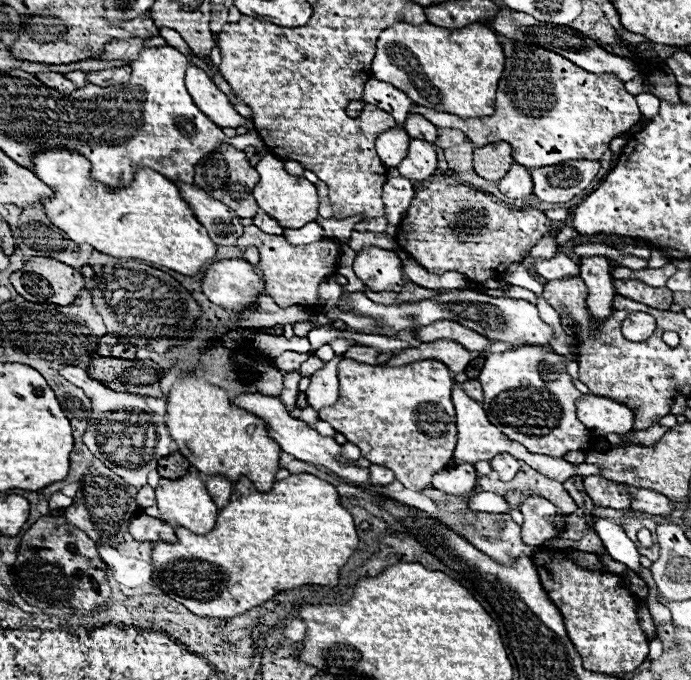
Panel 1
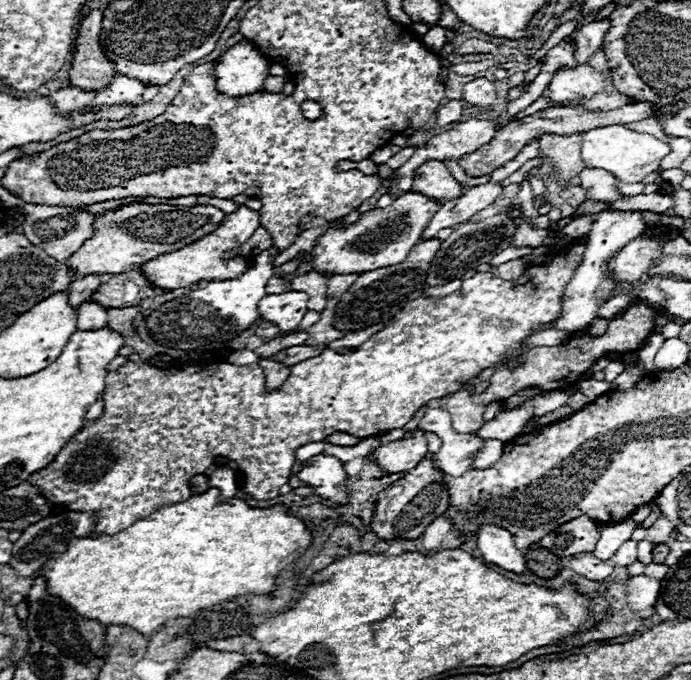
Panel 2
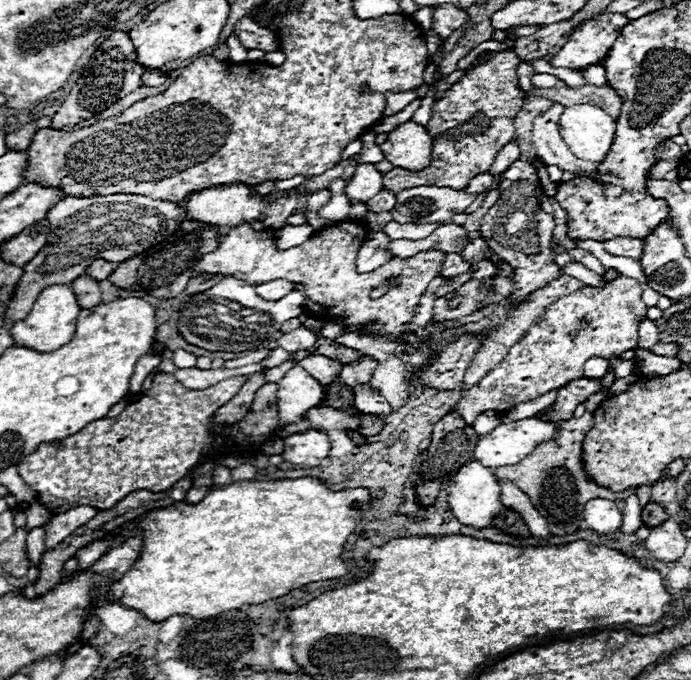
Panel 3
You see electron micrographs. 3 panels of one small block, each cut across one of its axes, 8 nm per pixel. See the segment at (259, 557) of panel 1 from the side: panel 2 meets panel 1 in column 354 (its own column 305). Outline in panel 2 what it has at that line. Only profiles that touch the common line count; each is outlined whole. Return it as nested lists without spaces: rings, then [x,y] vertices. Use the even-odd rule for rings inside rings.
[[[210,488],[204,494],[196,494],[190,496],[186,502],[174,504],[174,506],[160,506],[156,512],[152,512],[148,518],[142,518],[138,522],[134,522],[132,526],[128,526],[126,530],[114,534],[114,536],[106,536],[106,534],[94,534],[94,536],[86,536],[86,538],[74,538],[68,542],[66,552],[62,554],[54,554],[50,556],[50,560],[38,570],[38,576],[46,578],[46,592],[50,596],[58,596],[62,598],[66,604],[70,604],[80,616],[88,618],[88,620],[98,620],[104,626],[110,624],[118,624],[118,626],[130,626],[140,634],[152,634],[158,626],[162,626],[168,618],[176,618],[176,616],[190,616],[194,610],[210,606],[210,604],[218,604],[222,600],[230,600],[234,596],[240,594],[268,594],[274,588],[274,580],[276,574],[286,568],[288,564],[292,564],[300,554],[306,552],[312,534],[310,530],[304,526],[302,520],[286,514],[286,510],[282,506],[272,506],[272,508],[250,508],[244,500],[238,498],[230,498],[230,500],[218,500],[220,492],[216,488]]]

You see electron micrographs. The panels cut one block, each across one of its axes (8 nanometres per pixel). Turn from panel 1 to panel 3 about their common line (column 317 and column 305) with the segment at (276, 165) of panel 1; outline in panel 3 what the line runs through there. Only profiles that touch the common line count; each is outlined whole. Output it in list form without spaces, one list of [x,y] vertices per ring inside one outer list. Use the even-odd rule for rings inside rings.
[[[228,184],[228,186],[216,186],[216,188],[204,188],[198,190],[194,194],[188,194],[180,206],[186,208],[186,216],[192,220],[202,220],[208,224],[218,224],[218,226],[242,226],[242,224],[250,224],[252,220],[262,220],[262,224],[266,228],[274,228],[280,230],[286,222],[288,216],[292,214],[302,214],[312,226],[314,230],[322,230],[326,226],[326,220],[318,216],[318,210],[330,200],[330,190],[320,190],[314,194],[302,194],[302,192],[294,192],[290,196],[282,196],[276,202],[268,202],[266,196],[256,194],[256,186],[248,186],[248,184]]]

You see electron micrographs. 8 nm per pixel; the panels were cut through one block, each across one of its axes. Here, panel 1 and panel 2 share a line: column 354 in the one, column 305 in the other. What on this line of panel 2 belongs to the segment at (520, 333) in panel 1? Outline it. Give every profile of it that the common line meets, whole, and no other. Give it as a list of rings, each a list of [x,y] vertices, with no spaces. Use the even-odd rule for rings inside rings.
[[[282,292],[264,296],[258,304],[262,320],[276,324],[282,334],[290,334],[298,328],[304,314],[308,312],[308,294],[306,292]]]

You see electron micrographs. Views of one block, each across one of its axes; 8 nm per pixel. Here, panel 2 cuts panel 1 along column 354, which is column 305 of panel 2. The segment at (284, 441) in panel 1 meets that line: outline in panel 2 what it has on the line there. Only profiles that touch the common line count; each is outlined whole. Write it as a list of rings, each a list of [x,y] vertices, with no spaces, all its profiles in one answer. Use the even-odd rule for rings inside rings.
[[[324,454],[312,456],[304,462],[304,468],[298,472],[298,478],[308,484],[320,498],[338,504],[348,504],[348,494],[344,490],[348,474],[338,458]]]

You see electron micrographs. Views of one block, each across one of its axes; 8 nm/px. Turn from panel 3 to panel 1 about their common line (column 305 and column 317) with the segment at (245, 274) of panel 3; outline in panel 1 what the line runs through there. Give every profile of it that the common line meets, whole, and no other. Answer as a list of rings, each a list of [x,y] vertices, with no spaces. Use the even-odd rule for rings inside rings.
[[[244,226],[242,240],[238,246],[246,250],[250,244],[260,250],[260,272],[264,276],[265,293],[274,299],[281,308],[293,305],[306,306],[311,309],[318,306],[318,284],[334,274],[336,260],[340,256],[340,246],[334,240],[320,240],[308,246],[294,246],[284,236],[274,236],[258,230],[256,226]]]

